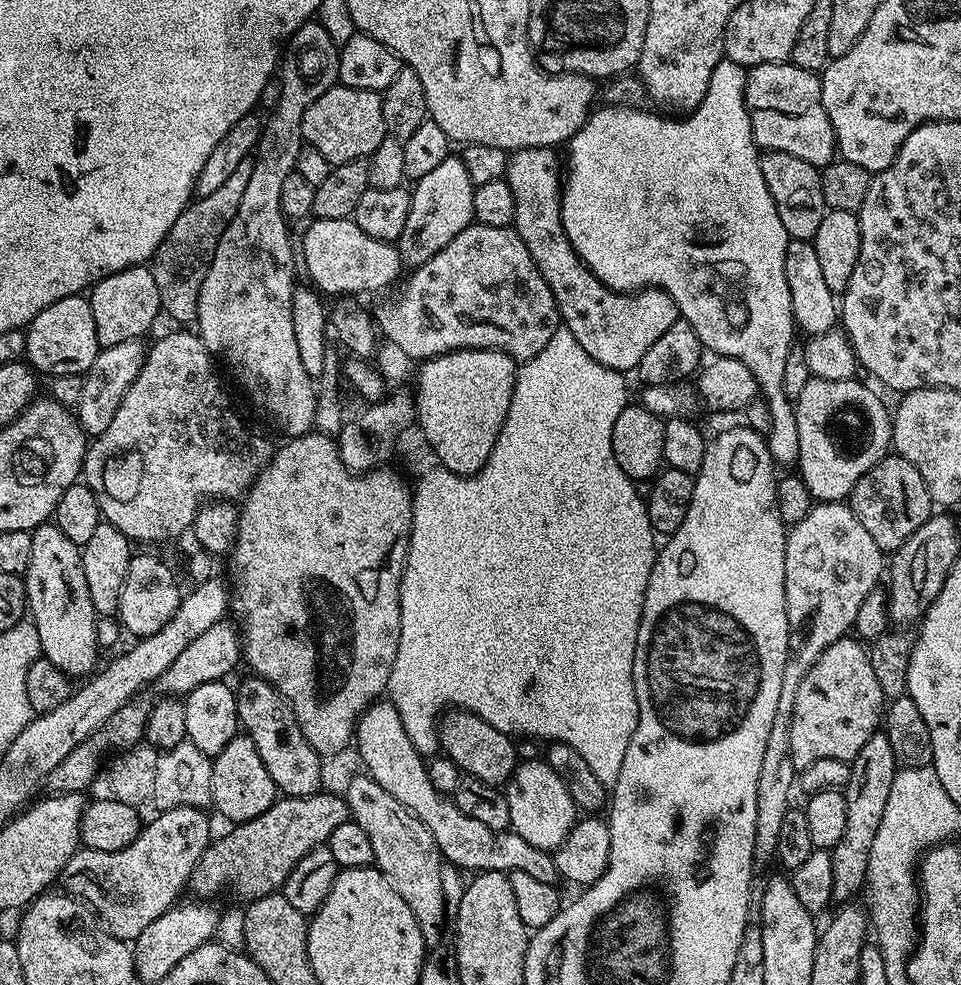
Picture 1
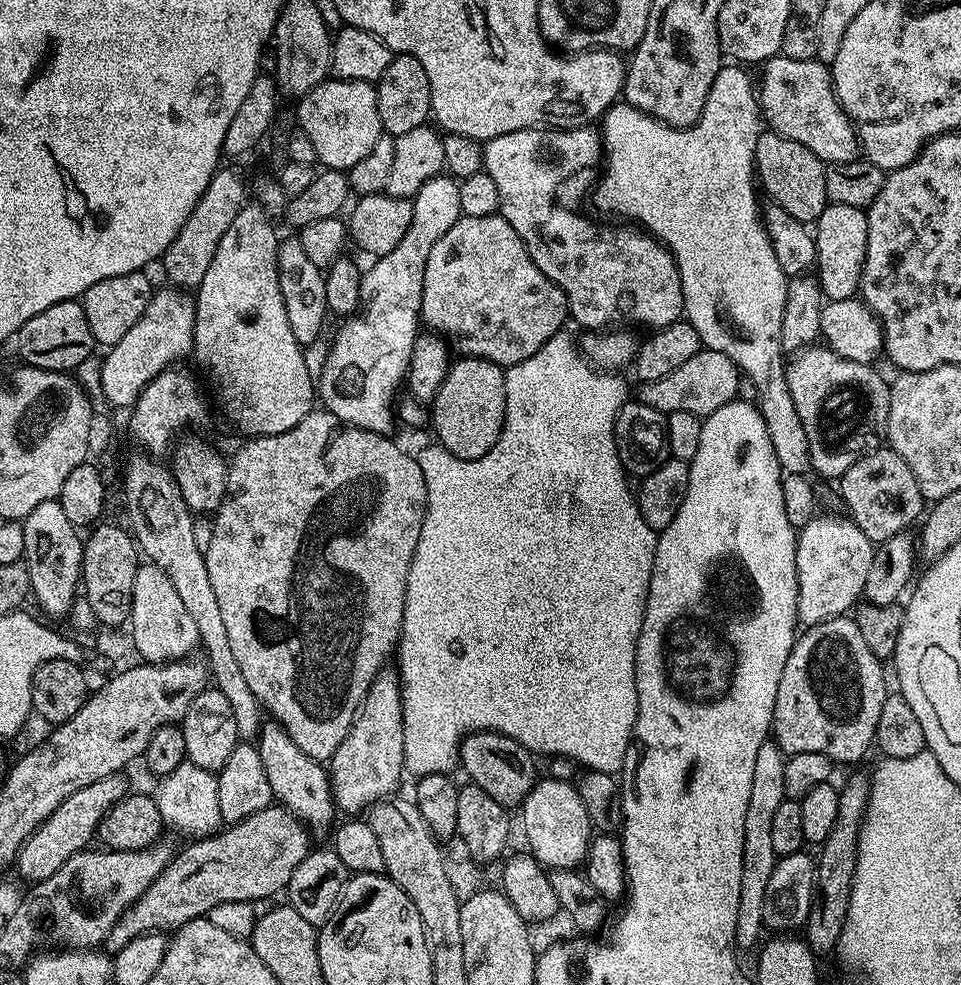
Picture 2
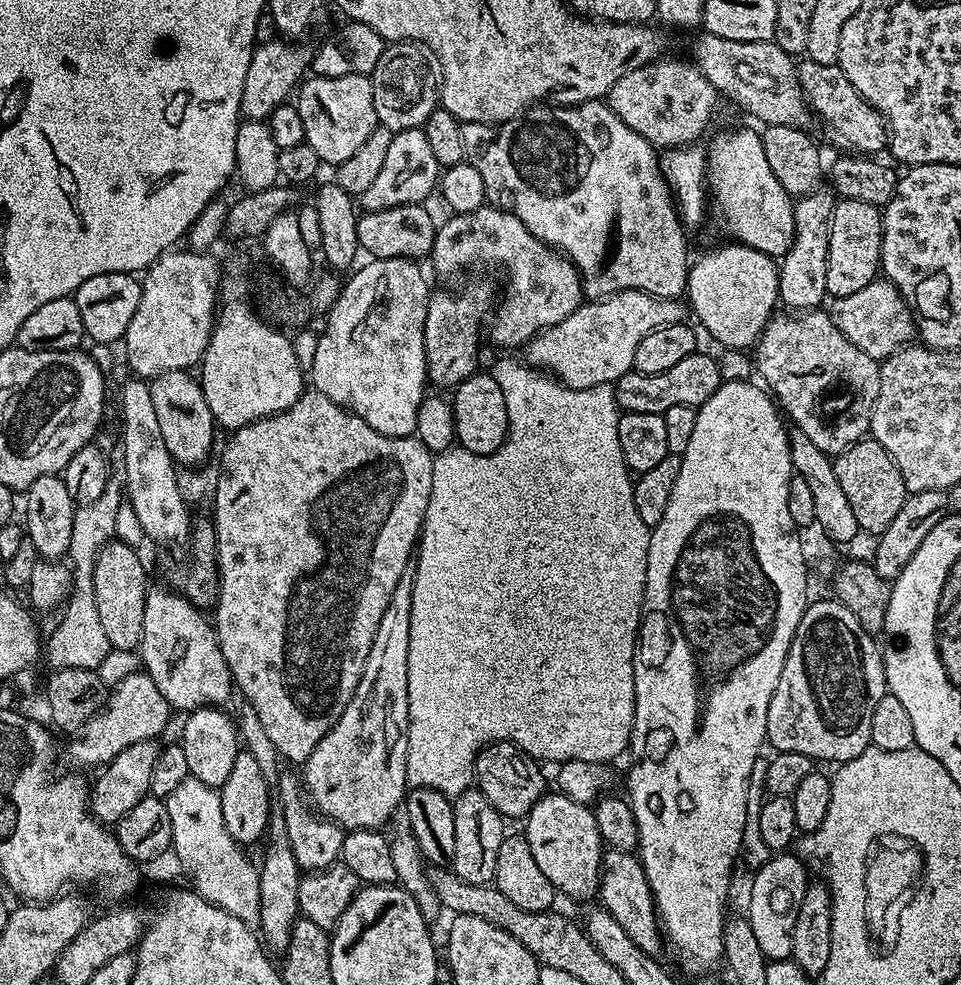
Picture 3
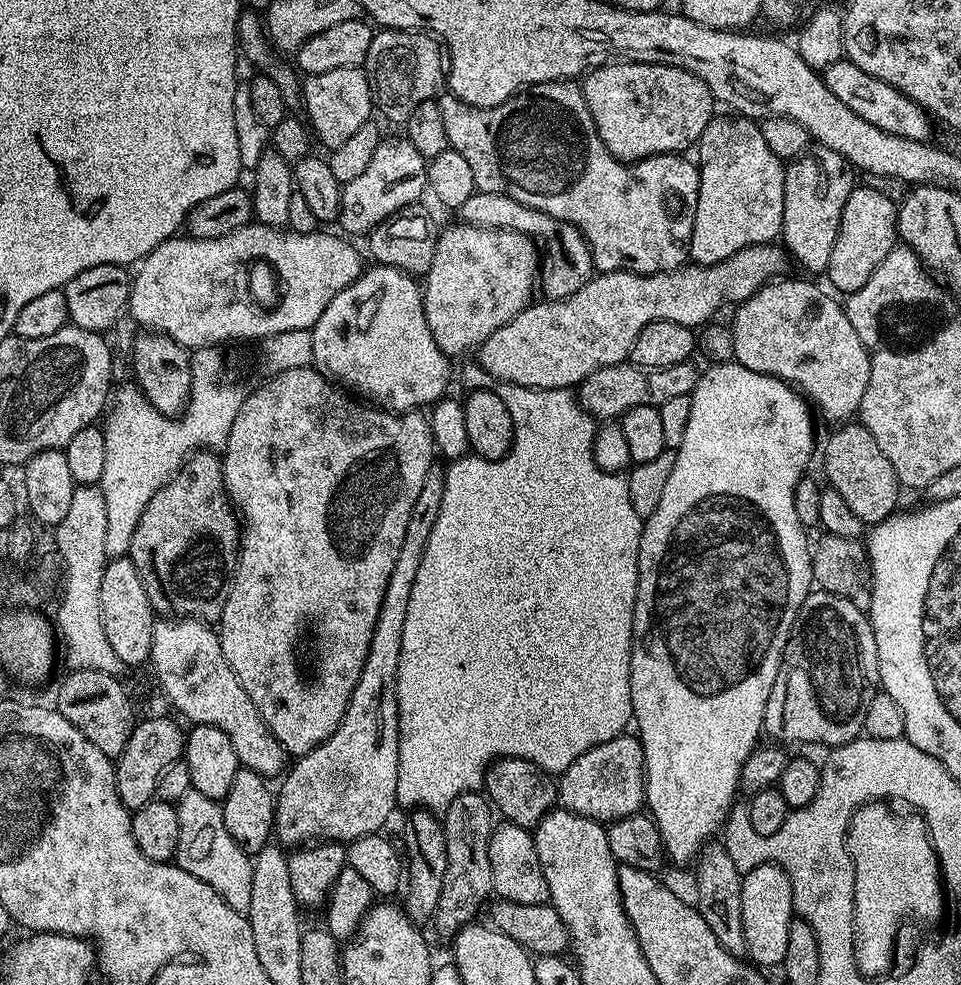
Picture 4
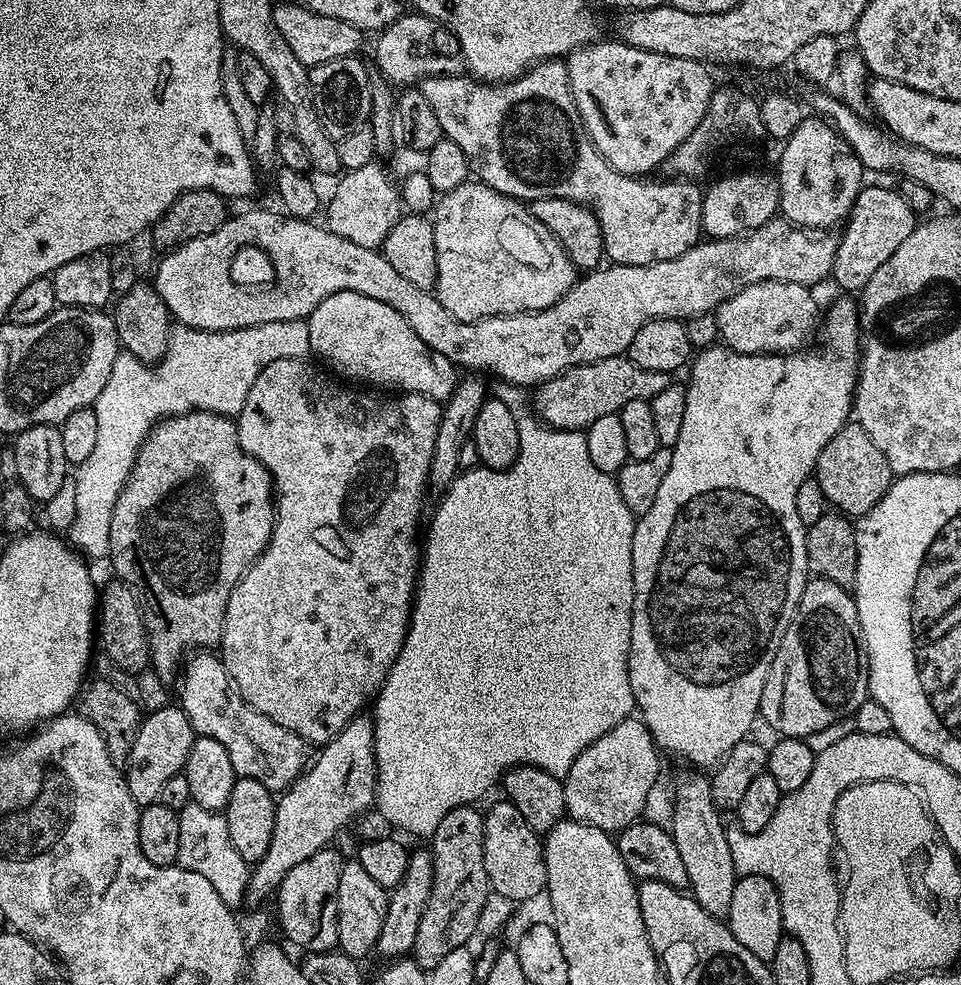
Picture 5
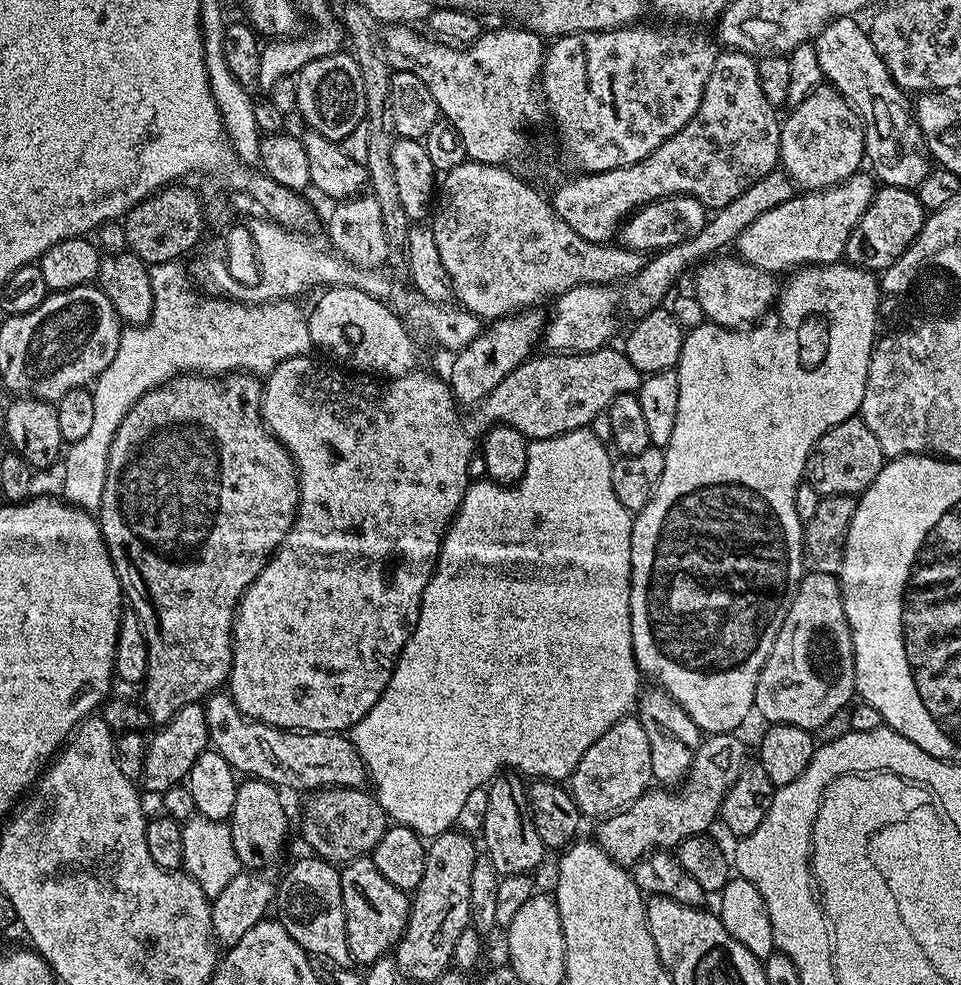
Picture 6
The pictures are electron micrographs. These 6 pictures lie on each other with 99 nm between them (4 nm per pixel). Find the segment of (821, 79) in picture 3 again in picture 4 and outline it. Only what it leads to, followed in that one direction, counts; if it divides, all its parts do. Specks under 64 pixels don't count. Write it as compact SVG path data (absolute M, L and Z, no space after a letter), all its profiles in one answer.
M846 58L834 62L834 66L823 69L822 75L830 94L834 94L834 98L848 106L858 118L864 118L870 126L876 126L886 134L894 134L907 140L929 139L928 135L931 134L934 124L928 113L896 88L866 74L864 70L858 70L854 62Z

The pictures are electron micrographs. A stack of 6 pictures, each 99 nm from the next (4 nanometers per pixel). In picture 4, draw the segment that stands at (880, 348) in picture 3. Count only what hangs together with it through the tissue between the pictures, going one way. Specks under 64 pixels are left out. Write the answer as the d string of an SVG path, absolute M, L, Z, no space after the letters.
M897 246L882 258L878 270L866 278L866 286L862 290L851 293L843 305L844 312L850 318L850 326L854 326L854 331L858 338L862 338L864 347L872 350L879 342L879 322L882 314L886 313L893 306L902 305L906 300L920 300L923 298L933 298L937 295L936 288L928 281L929 273L926 271L919 258L907 246Z

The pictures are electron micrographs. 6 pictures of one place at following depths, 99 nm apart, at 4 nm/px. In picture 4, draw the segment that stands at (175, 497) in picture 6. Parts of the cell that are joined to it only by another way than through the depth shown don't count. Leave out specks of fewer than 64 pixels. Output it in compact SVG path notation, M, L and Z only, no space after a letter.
M200 450L189 455L180 471L157 490L154 498L150 498L146 510L138 518L134 538L130 538L127 557L132 560L134 570L138 570L142 586L146 586L146 598L150 598L153 612L164 618L219 621L232 589L232 577L236 574L241 535L241 521L224 490L221 457L212 450Z

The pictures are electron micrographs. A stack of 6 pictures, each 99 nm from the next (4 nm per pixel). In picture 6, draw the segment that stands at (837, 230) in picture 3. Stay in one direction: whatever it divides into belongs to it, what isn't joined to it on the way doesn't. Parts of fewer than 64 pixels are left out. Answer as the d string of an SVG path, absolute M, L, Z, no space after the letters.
M877 187L870 206L866 206L866 214L862 214L844 247L847 263L873 274L883 273L885 268L898 262L914 238L918 238L925 219L926 210L913 189Z

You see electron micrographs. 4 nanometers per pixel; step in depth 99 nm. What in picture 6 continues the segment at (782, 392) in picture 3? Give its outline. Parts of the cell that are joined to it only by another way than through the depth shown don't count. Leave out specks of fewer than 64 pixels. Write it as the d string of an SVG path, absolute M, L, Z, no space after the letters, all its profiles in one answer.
M728 255L709 259L695 269L697 272L694 295L702 304L705 321L723 328L743 330L763 320L773 311L778 300L778 280L773 273L749 264L735 255L732 255L733 257Z

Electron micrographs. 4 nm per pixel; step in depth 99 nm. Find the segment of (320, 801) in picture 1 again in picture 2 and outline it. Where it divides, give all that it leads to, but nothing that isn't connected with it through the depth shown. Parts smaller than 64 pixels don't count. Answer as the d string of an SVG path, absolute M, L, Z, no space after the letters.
M269 806L258 810L258 814L250 814L250 818L242 822L227 825L213 835L191 841L188 843L190 845L173 857L173 861L147 888L142 898L132 904L111 928L104 943L105 951L115 954L138 936L175 930L188 921L201 919L222 902L257 902L256 900L264 900L275 892L283 893L290 882L290 874L294 874L298 862L302 862L302 858L309 854L308 836L310 837L309 829L293 812L283 806Z

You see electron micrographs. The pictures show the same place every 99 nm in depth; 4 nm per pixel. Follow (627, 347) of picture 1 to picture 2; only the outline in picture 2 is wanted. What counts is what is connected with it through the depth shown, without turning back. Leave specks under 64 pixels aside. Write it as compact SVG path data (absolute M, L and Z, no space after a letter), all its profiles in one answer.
M537 126L514 130L510 134L502 134L493 140L483 141L484 171L490 174L490 178L494 178L494 186L498 186L498 198L500 199L499 215L503 216L506 222L510 222L510 226L514 226L514 230L520 235L526 250L530 254L534 266L538 266L538 270L542 270L542 274L546 274L546 278L550 278L550 282L557 284L562 290L562 294L566 294L569 317L573 321L576 319L582 327L588 328L584 330L612 330L615 329L612 328L615 324L645 324L648 330L665 328L684 316L682 278L678 274L678 266L676 265L676 259L672 257L672 253L656 237L648 235L643 230L631 232L628 228L612 228L609 232L596 232L594 225L590 224L584 217L579 216L572 209L576 204L575 196L582 195L584 191L587 193L593 187L594 173L602 164L602 136L597 129L596 132L594 129L595 127L592 126L558 129L551 126Z

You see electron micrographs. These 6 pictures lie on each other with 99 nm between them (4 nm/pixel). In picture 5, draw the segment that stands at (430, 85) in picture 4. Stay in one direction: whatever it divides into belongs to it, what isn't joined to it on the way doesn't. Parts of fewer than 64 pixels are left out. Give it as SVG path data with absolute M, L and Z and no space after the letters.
M401 14L390 27L383 29L375 40L376 68L380 71L379 75L392 86L415 85L419 76L458 76L465 67L456 35L445 24L440 24L428 16Z

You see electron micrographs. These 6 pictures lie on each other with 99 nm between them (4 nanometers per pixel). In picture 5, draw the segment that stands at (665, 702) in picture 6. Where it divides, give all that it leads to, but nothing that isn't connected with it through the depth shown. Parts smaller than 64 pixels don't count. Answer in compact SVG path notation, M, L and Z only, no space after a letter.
M684 776L676 788L676 801L672 804L672 824L670 831L678 854L686 865L686 878L690 895L711 916L727 917L730 910L730 897L734 895L734 886L738 873L734 858L730 858L730 842L726 824L720 821L721 813L712 798L712 785L707 777Z

